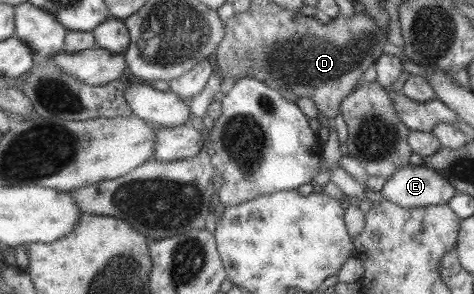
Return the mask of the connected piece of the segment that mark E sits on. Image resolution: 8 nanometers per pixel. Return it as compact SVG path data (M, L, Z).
M424 163L400 167L391 177L386 178L380 189L384 199L403 209L447 204L455 192L440 173Z

